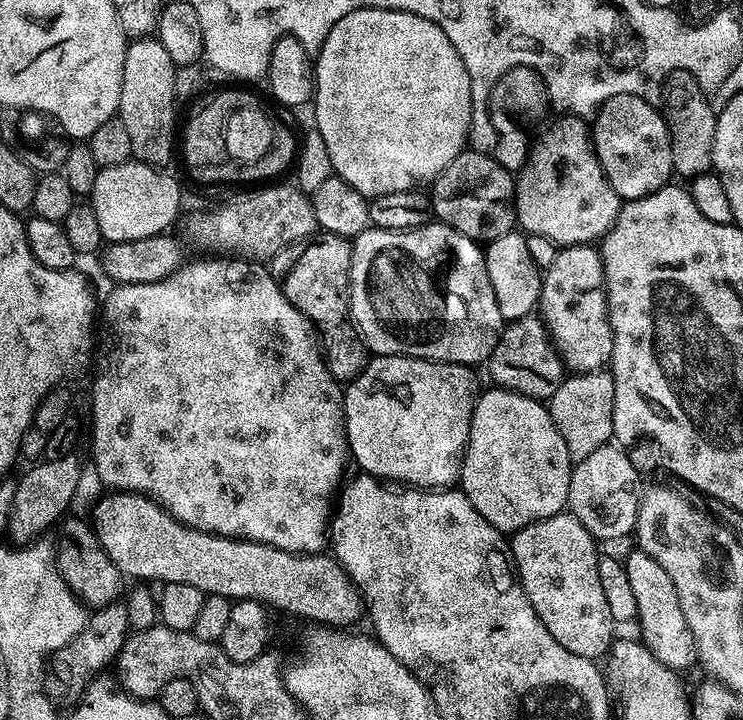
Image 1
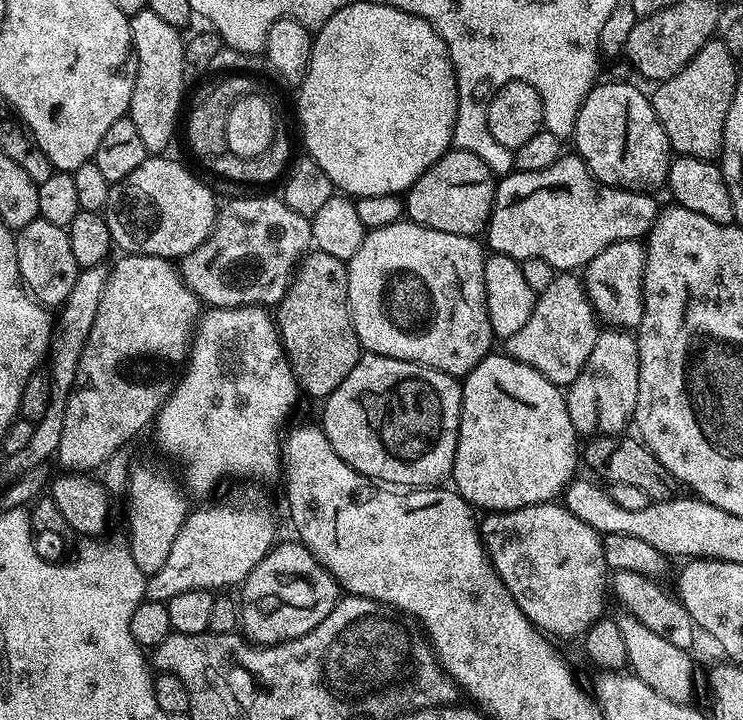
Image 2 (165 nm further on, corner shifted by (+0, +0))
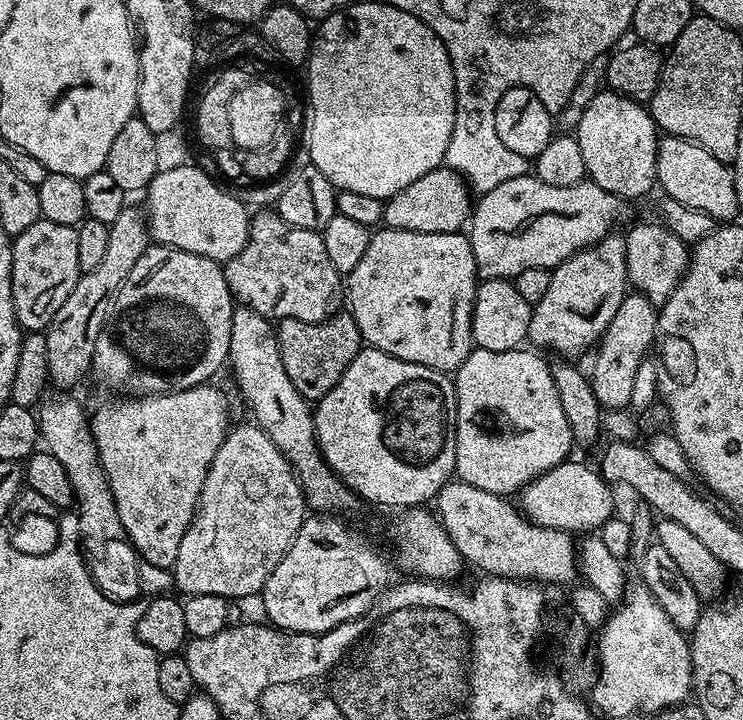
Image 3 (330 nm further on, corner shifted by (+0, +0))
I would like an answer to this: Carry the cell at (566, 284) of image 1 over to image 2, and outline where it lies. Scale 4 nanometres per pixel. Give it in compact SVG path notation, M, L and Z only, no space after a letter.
M623 240L614 242L602 250L589 264L582 269L582 283L584 293L592 304L592 310L601 321L604 320L612 330L636 330L642 322L642 310L644 309L644 257L646 248L640 240Z

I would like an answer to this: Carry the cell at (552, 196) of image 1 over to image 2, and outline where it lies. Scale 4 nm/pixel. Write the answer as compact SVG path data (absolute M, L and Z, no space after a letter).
M561 155L546 170L513 170L496 185L496 201L488 220L487 247L515 260L546 258L557 270L580 270L606 246L647 237L658 207L651 195L612 188L597 180L579 155Z

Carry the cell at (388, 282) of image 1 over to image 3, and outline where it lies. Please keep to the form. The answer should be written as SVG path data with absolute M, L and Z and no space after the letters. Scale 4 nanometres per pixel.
M376 230L371 233L366 254L346 276L346 308L358 326L360 339L402 362L431 368L437 374L452 374L474 351L472 304L476 301L478 273L472 244L460 232L422 234Z

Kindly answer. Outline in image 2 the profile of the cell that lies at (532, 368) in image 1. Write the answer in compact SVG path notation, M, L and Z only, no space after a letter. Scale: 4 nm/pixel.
M557 274L550 287L536 297L536 305L526 326L508 340L503 341L503 351L526 366L534 366L550 382L567 386L578 378L598 335L598 317L584 293L581 277L576 274Z

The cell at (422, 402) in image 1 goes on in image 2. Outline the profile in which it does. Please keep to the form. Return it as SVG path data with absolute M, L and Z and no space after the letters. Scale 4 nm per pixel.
M364 352L342 386L323 401L322 427L334 454L363 476L389 486L430 488L447 481L452 474L460 433L461 391L461 381L455 376L409 360Z

